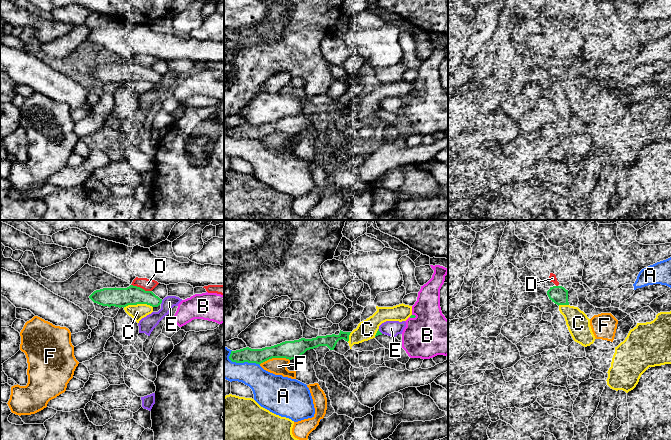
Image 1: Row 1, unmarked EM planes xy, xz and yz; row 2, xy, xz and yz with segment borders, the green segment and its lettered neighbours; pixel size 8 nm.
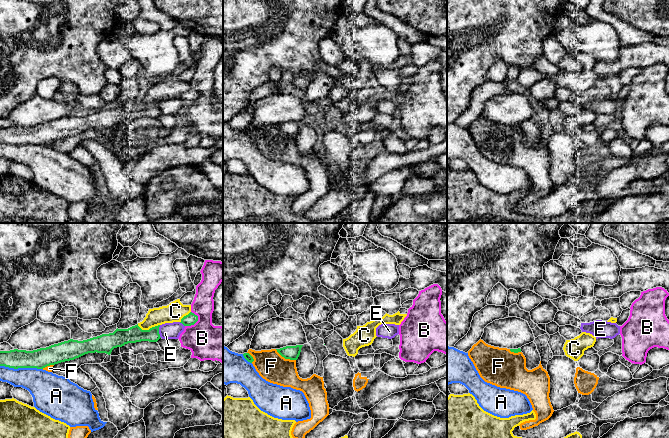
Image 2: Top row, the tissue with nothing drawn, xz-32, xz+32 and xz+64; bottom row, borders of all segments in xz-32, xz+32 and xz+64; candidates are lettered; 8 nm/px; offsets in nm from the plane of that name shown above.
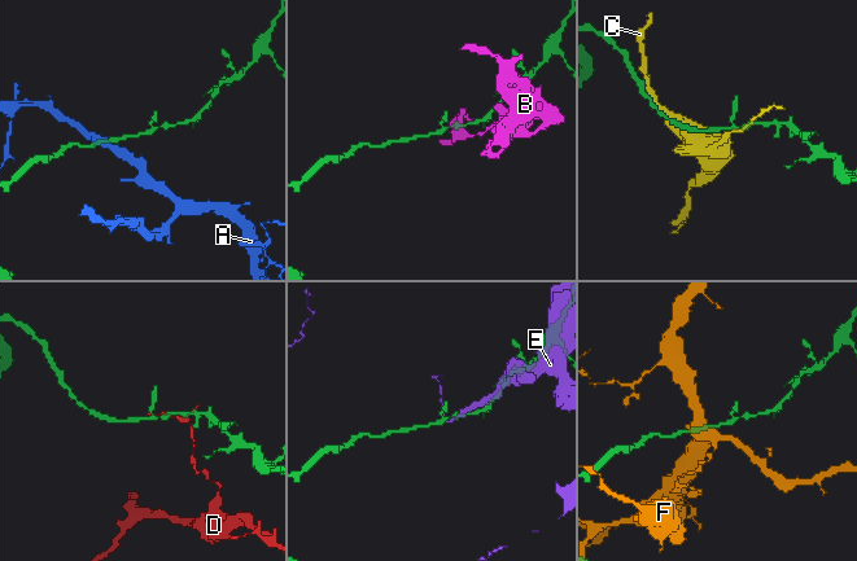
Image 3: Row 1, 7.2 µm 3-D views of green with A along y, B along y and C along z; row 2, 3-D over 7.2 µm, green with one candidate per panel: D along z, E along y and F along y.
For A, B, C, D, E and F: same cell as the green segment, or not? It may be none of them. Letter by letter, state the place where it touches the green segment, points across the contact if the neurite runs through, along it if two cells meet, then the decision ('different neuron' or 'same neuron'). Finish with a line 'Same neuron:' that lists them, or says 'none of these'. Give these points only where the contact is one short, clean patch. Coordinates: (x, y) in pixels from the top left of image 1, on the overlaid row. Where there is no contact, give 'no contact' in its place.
A: xz (243, 362) | different neuron
B: xz (412, 317) | along xz (416, 316), (409, 317) | different neuron
C: xy (137, 303) | different neuron
D: xy (141, 288) | different neuron
E: xy (161, 302) | different neuron
F: xz (274, 357) | different neuron
Same neuron: none of these

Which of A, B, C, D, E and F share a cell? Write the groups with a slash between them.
A / B / C / D / E / F

